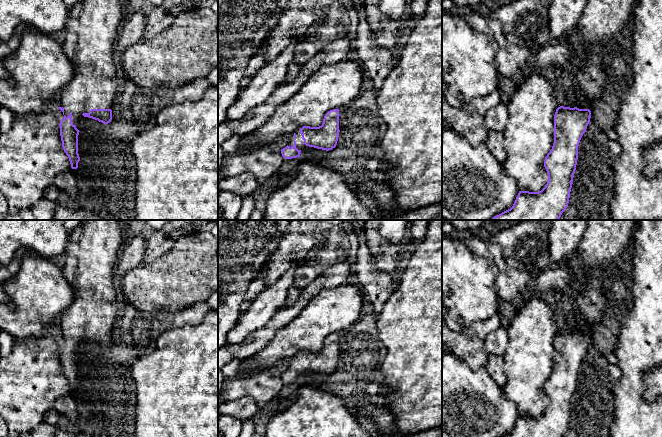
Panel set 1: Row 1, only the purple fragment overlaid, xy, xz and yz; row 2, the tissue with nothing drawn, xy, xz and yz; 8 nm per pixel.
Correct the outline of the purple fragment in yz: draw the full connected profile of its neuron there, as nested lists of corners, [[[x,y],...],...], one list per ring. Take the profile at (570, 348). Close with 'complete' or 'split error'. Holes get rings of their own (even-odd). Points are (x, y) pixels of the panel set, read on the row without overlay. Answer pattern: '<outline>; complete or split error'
[[[588,220],[586,231],[578,243],[576,251],[582,261],[583,278],[573,287],[571,293],[572,310],[570,317],[576,322],[574,332],[560,330],[554,339],[554,367],[552,373],[544,383],[544,391],[548,398],[548,405],[545,411],[538,416],[519,415],[513,430],[502,437],[563,437],[568,431],[570,416],[573,408],[573,399],[576,394],[578,383],[578,370],[583,358],[590,346],[592,328],[601,323],[603,314],[609,309],[606,281],[610,270],[628,258],[633,227],[636,220]]]; split error

